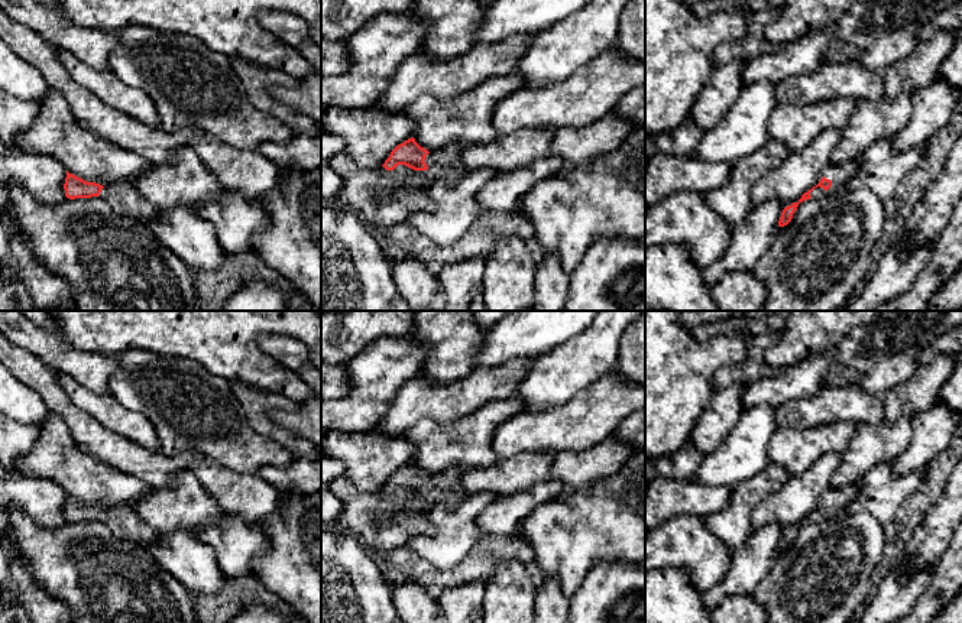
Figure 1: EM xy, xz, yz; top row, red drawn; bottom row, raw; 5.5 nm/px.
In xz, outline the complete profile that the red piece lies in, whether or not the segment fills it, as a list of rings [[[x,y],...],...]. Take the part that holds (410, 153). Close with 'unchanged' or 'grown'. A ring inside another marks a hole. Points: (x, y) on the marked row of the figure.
[[[411,137],[398,145],[382,166],[386,171],[393,171],[398,165],[405,165],[414,171],[433,171],[437,165],[450,165],[464,173],[461,152],[463,147],[457,143],[441,150],[428,152]]]; grown

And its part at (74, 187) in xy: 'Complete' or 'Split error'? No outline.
Split error

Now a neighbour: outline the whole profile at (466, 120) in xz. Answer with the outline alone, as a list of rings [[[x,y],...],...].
[[[514,71],[501,78],[486,80],[450,101],[440,101],[433,95],[418,97],[405,108],[415,123],[415,142],[428,152],[435,152],[453,143],[466,149],[496,140],[495,107],[521,87],[522,81]]]

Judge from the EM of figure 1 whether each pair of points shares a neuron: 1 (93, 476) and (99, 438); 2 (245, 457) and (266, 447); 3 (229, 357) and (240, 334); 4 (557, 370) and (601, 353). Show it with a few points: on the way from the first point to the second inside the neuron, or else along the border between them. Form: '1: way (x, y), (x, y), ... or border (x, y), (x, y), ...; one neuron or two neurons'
1: border (71, 435), (84, 451), (126, 474); two neurons
2: way (250, 451), (261, 450); one neuron
3: way (229, 351), (237, 340); one neuron
4: way (567, 369), (590, 354); one neuron

